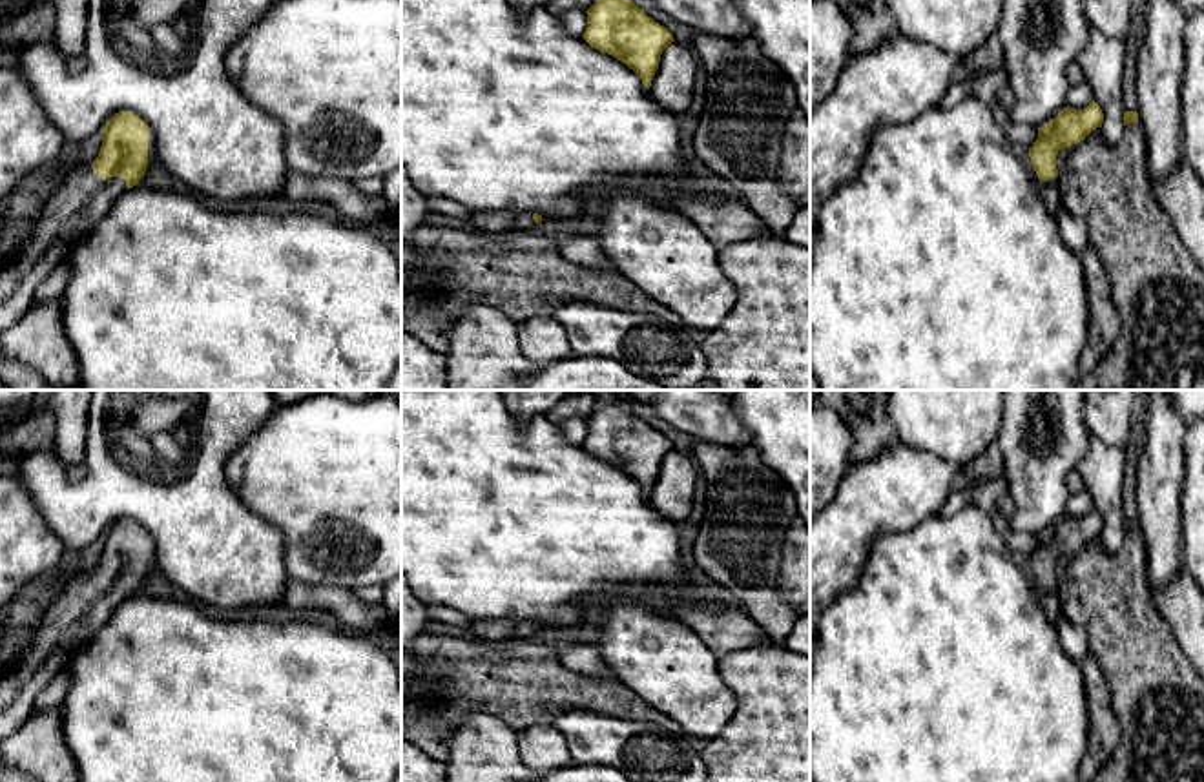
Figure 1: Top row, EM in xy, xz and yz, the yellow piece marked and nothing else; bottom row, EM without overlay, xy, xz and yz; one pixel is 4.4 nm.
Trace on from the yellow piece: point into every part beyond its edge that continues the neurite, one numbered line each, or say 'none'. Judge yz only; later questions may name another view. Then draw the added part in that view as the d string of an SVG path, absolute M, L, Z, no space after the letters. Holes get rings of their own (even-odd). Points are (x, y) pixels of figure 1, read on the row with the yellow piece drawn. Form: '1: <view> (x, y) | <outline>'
1: yz (1049, 188) | M1054 179L1042 180L1042 197L1047 211L1056 217L1062 210L1062 197Z

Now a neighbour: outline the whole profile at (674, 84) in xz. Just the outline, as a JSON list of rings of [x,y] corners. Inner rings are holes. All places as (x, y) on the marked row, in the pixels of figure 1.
[[[671,42],[660,55],[649,95],[664,109],[684,117],[695,91],[699,60],[693,49]]]

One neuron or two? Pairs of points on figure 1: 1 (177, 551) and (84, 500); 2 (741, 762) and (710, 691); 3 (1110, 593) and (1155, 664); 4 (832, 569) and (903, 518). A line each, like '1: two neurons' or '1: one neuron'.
1: one neuron
2: two neurons
3: one neuron
4: one neuron

